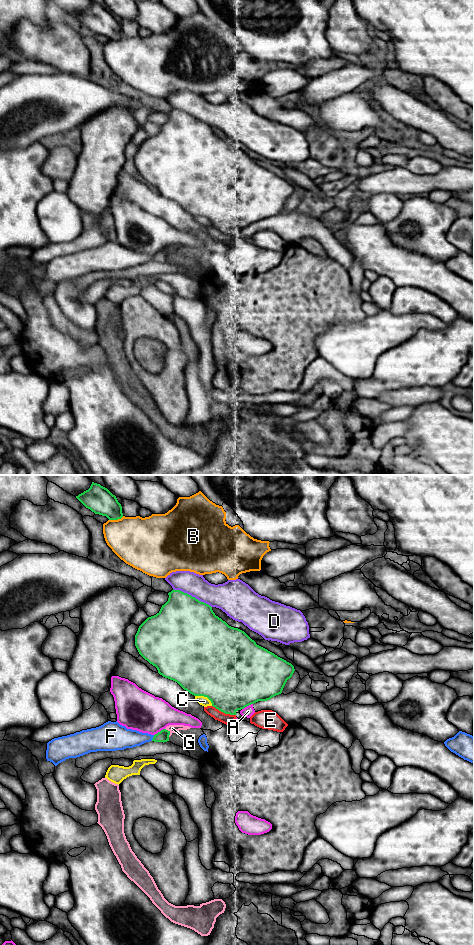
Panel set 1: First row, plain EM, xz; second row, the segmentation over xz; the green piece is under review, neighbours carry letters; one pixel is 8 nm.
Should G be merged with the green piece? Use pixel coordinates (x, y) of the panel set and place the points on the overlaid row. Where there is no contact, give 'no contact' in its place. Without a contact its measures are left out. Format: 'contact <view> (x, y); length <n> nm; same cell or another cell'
contact xz (169, 732); length 80 nm; another cell

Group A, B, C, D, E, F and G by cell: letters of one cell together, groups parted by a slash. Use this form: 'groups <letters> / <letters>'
groups A / B / C / D / E / F / G

